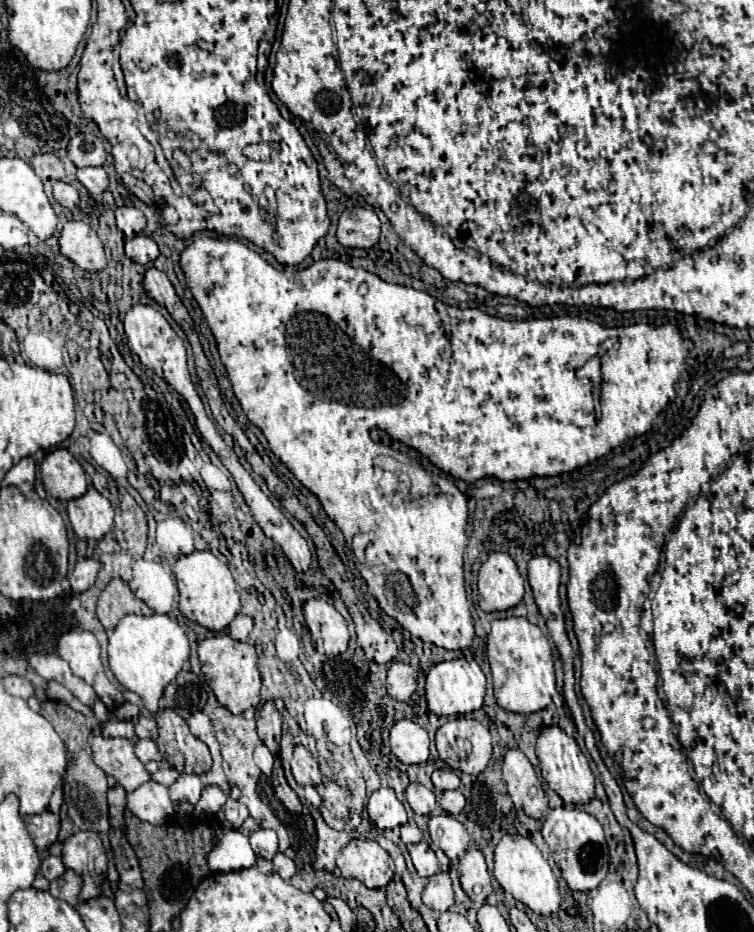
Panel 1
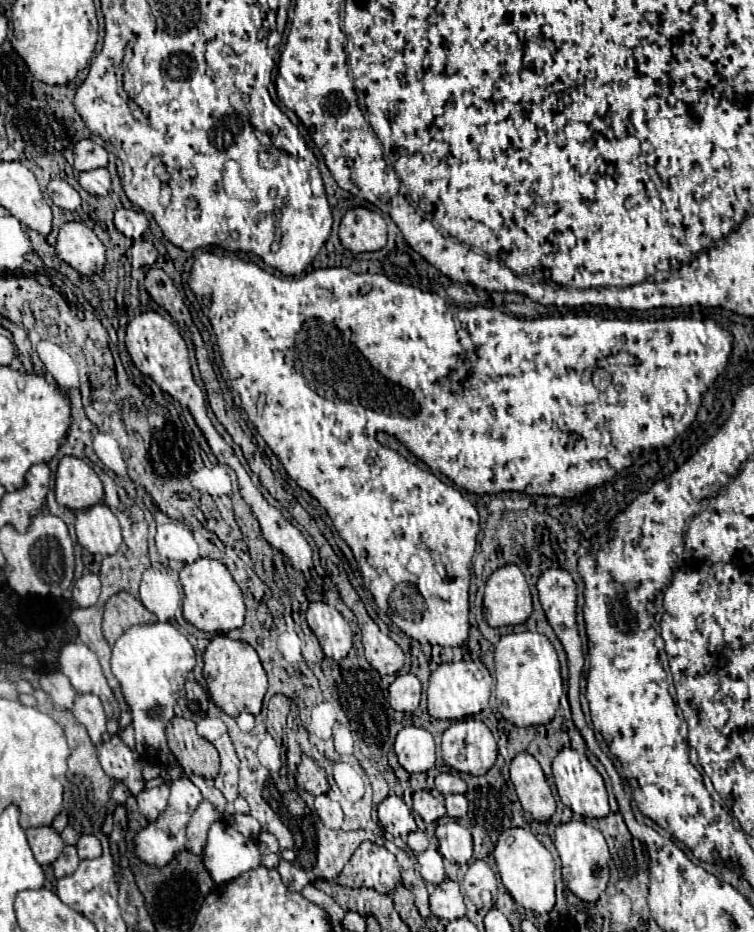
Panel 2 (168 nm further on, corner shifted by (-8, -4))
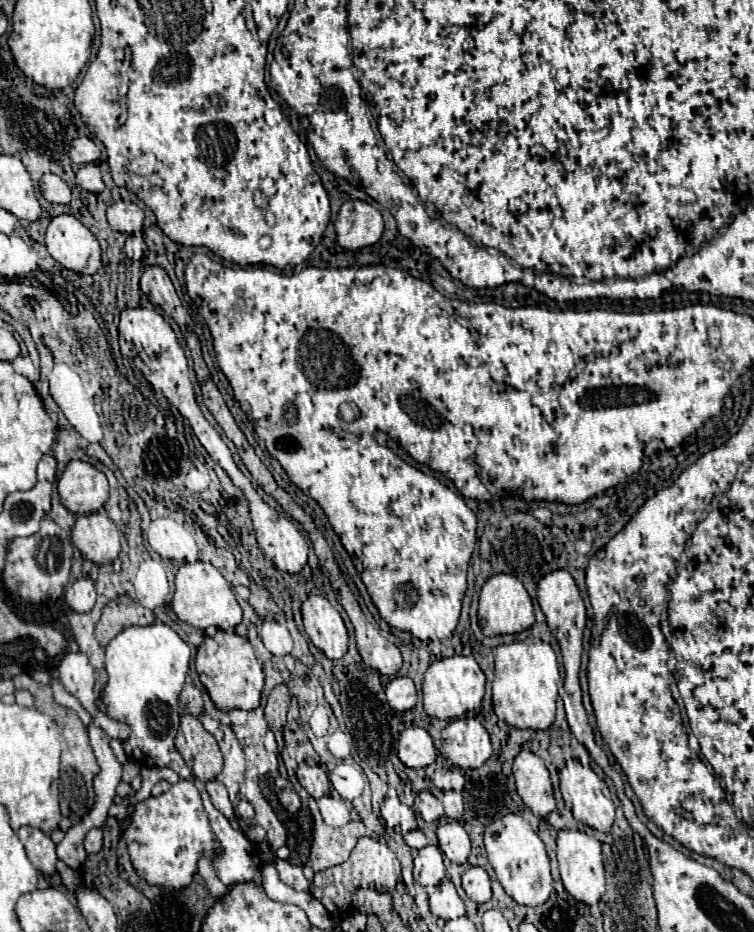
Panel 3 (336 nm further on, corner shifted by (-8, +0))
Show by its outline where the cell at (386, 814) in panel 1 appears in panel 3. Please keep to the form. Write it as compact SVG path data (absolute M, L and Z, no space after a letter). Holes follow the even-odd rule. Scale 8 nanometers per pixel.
M396 794L386 796L380 812L382 812L386 828L390 832L406 834L406 832L416 830L416 816L414 816L414 812L406 804L402 804Z

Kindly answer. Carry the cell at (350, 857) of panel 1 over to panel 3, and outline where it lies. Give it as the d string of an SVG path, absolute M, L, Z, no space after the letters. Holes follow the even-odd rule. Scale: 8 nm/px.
M360 838L356 848L352 850L350 858L344 864L338 864L338 866L332 866L332 868L326 868L326 870L320 870L320 872L314 874L312 896L316 900L320 900L328 912L332 912L332 908L328 908L328 900L334 902L334 906L344 912L344 910L350 908L352 894L358 888L372 888L372 890L378 890L378 892L392 892L401 876L400 865L396 854L386 844L382 844L374 838Z

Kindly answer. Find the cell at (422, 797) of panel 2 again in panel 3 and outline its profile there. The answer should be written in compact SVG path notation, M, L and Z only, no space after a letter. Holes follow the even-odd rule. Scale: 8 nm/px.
M420 792L414 800L414 808L420 812L424 822L436 822L444 816L444 808L438 798L434 798L430 792Z

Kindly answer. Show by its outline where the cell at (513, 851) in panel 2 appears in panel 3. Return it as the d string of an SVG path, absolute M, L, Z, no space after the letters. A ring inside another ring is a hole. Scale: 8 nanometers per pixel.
M508 814L488 824L488 828L484 830L484 846L488 862L492 864L496 878L508 896L512 896L518 904L524 906L540 906L548 900L552 892L550 858L538 834L520 814Z

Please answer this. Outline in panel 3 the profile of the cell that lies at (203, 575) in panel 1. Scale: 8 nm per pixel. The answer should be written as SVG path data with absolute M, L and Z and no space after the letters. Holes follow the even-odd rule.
M192 562L178 568L170 606L182 622L200 630L206 630L208 626L216 626L218 630L230 630L242 620L242 608L238 606L230 584L210 562Z

